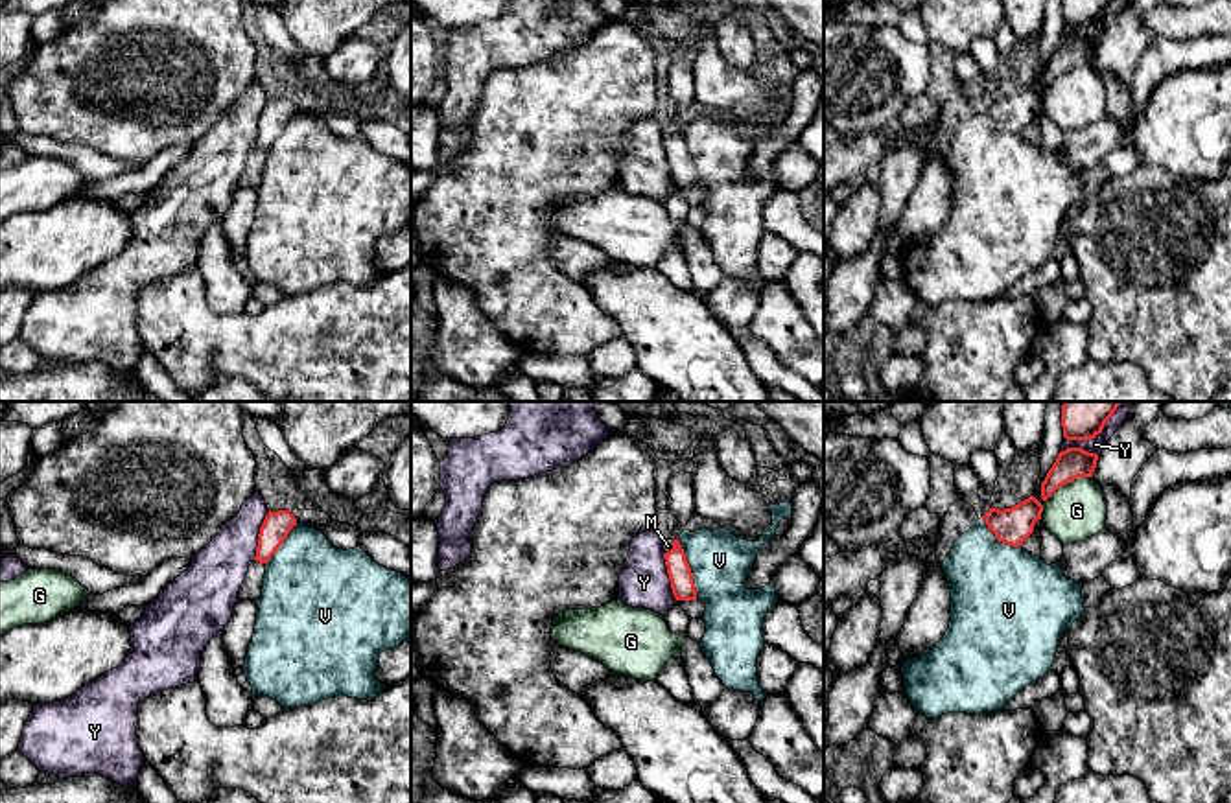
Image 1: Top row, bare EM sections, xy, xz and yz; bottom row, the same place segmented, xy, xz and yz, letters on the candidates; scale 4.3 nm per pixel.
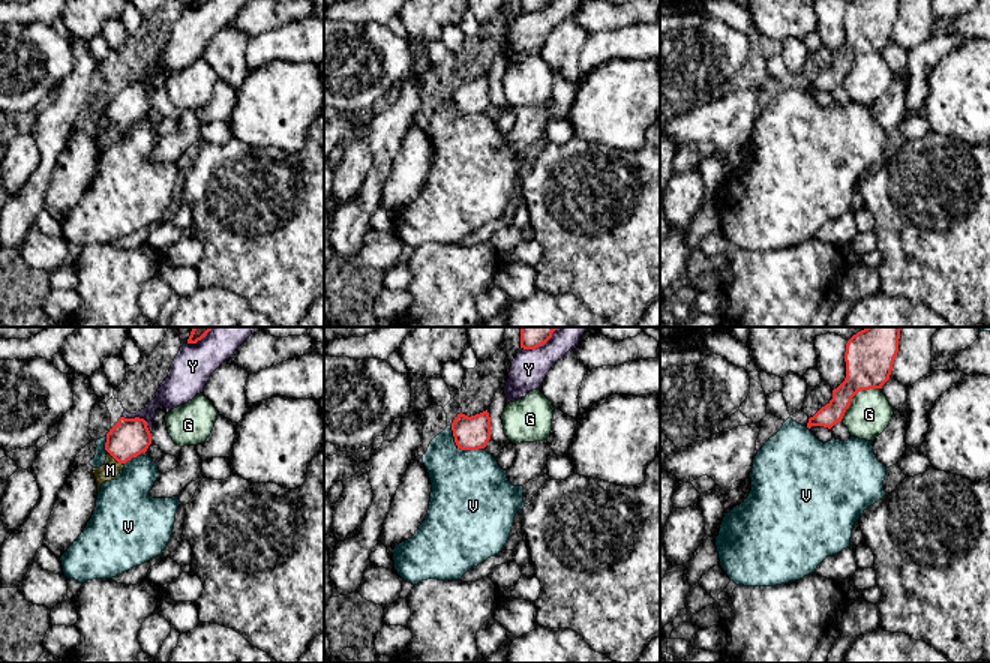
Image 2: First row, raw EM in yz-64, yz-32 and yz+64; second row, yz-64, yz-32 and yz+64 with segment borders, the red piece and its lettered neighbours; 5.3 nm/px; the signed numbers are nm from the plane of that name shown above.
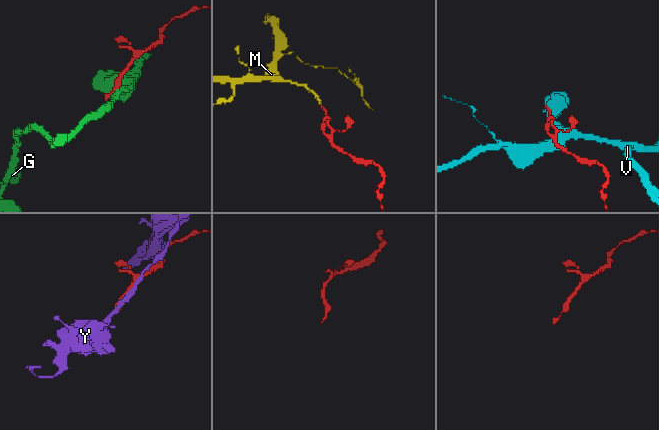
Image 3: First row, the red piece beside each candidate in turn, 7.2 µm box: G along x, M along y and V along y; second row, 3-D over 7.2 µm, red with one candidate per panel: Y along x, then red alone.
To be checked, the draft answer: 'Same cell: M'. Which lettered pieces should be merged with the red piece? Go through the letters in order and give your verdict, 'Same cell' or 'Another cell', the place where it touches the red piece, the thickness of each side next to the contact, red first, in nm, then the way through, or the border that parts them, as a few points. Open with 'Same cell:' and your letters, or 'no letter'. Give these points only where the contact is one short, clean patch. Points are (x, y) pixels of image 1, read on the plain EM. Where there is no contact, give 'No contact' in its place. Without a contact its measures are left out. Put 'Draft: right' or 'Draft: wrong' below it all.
Same cell: M
G: Another cell. Touches red at yz (1067, 69). Thickness 140 nm (red) against 260 nm. Boundary: yz (1091, 63), (1069, 67), (1045, 89)
M: Same cell. Touches red at xz (673, 135). Thickness 100 nm (red) against 40 nm. Path across: xz (679, 157), (673, 135), (668, 133)
V: Another cell. Touches red at xz (690, 157). Thickness 100 nm (red) against 260 nm. Boundary: xz (677, 128), (690, 155), (697, 185)
Y: Another cell. Touches red at yz (1091, 24). Thickness 130 nm (red) against 70 nm
Draft: right

